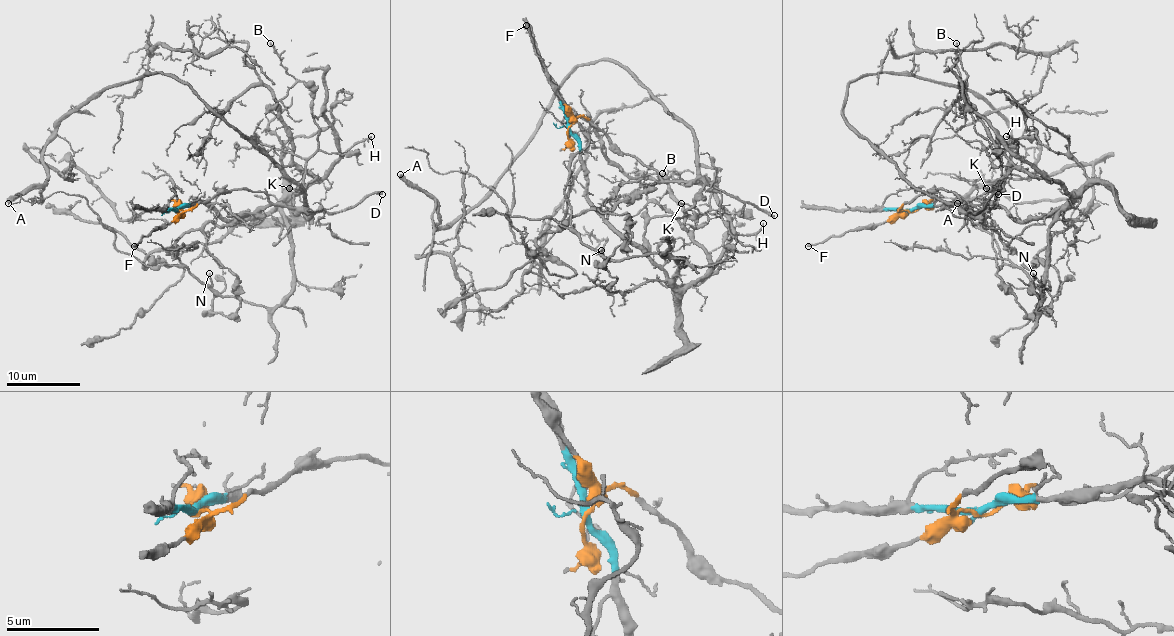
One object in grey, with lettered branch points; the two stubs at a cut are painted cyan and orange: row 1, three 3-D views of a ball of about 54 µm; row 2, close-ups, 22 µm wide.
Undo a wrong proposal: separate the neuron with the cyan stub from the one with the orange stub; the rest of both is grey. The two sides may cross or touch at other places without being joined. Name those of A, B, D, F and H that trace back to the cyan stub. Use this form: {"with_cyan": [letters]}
{"with_cyan": ["H"]}

